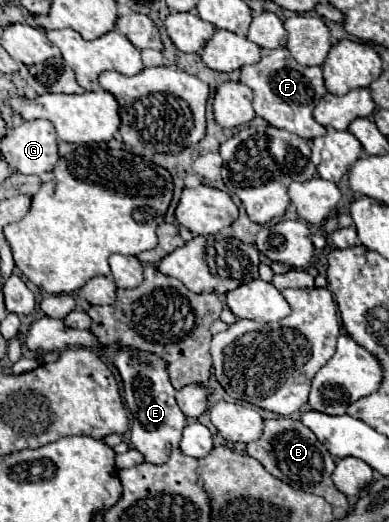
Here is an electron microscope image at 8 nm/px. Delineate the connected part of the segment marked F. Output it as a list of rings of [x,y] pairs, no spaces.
[[[262,48],[262,60],[252,66],[240,68],[240,82],[250,86],[254,90],[254,110],[258,116],[262,116],[268,124],[294,132],[306,140],[314,140],[322,134],[326,134],[326,128],[318,124],[312,116],[314,106],[328,94],[322,78],[320,66],[302,66],[294,62],[288,48]]]

